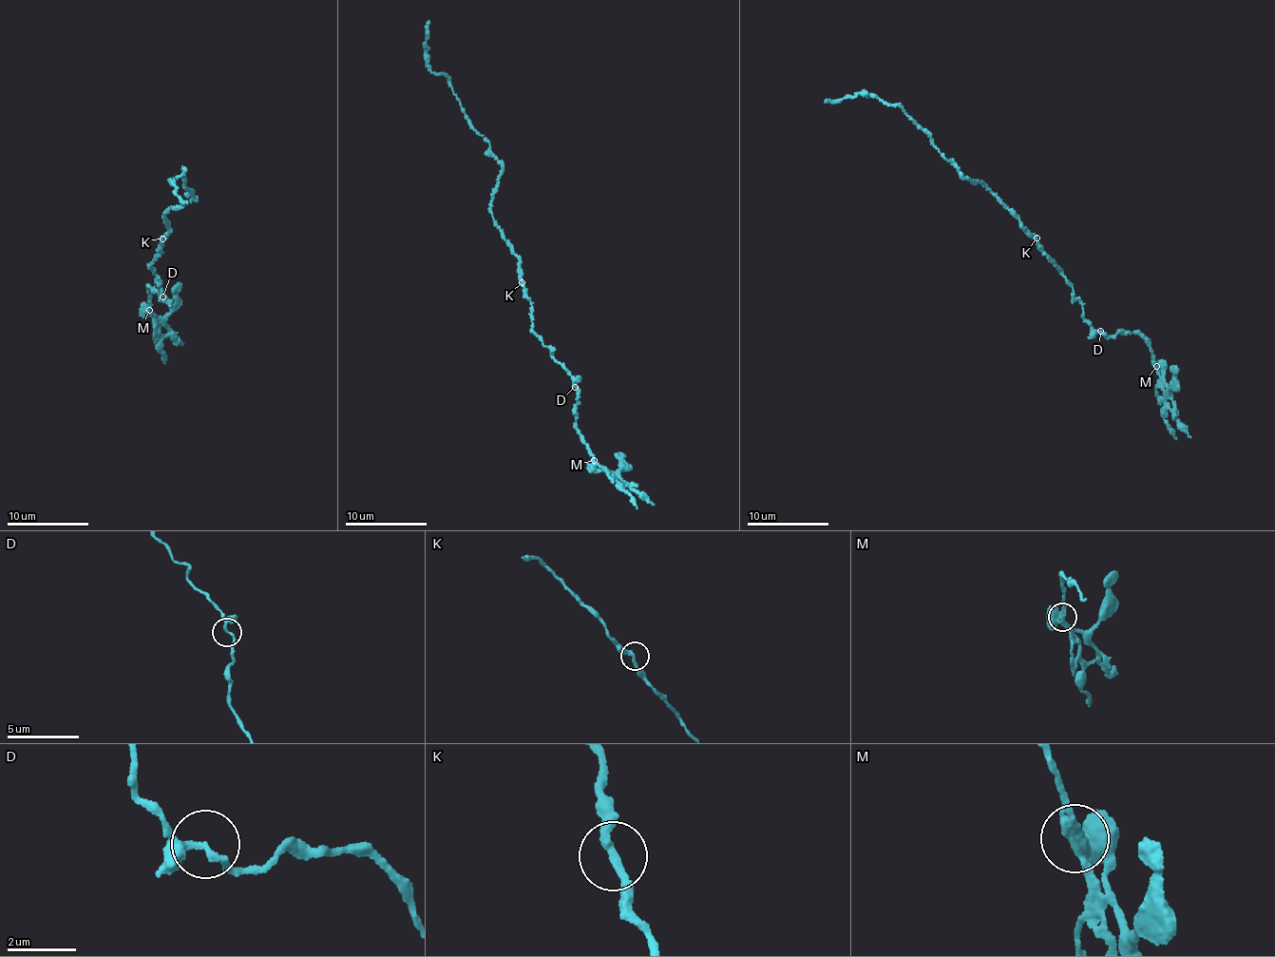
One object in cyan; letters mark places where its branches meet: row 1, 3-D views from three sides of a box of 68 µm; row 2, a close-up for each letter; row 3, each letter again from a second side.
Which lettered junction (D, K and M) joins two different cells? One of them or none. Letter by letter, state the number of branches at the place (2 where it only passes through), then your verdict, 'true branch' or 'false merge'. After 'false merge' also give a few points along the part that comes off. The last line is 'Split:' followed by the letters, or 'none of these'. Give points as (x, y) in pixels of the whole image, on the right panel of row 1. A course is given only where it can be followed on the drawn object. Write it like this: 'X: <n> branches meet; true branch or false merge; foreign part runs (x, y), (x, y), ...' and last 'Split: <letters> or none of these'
D: 3 branches meet; true branch
K: 2 branches meet; true branch
M: 3 branches meet; false merge; foreign part runs (1156, 366), (1164, 390), (1164, 420), (1176, 439)
Split: M

